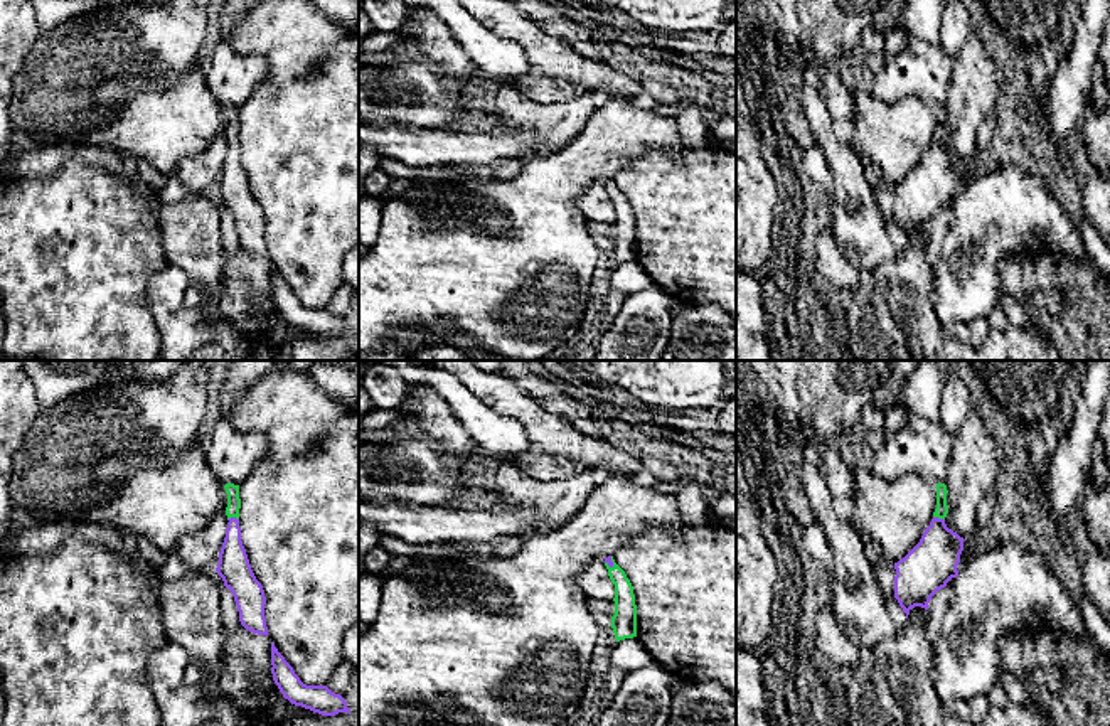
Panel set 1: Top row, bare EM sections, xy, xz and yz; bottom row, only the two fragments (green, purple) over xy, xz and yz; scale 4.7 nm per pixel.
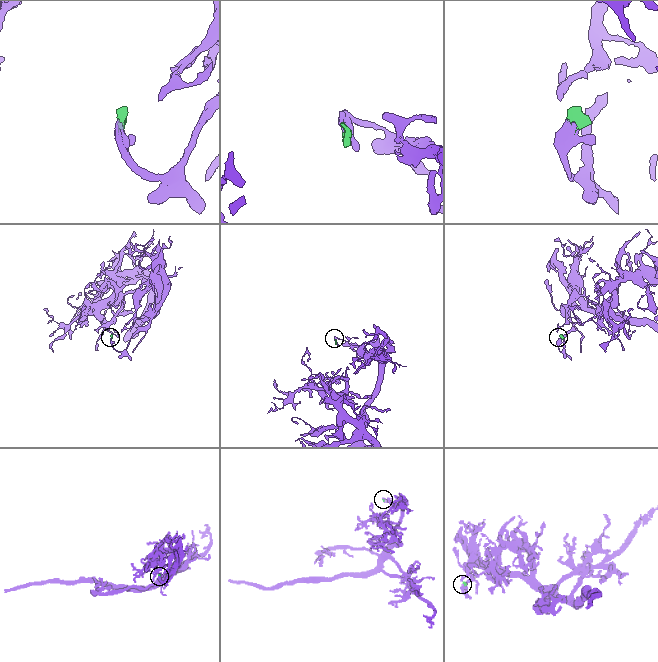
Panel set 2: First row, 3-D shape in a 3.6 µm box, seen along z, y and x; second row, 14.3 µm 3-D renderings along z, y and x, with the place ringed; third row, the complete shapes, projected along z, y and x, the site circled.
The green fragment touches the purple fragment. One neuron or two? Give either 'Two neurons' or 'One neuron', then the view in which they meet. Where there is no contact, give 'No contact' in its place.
One neuron. Touches green in xy

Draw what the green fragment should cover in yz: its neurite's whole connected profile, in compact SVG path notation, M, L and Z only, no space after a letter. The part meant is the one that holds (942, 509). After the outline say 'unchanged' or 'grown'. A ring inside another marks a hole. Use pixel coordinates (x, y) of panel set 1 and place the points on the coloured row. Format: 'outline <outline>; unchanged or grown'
outline M937 483L937 509L930 526L920 542L894 563L894 598L906 618L915 606L928 610L931 596L958 576L957 566L965 539L945 524L948 514L947 494L947 485Z; grown

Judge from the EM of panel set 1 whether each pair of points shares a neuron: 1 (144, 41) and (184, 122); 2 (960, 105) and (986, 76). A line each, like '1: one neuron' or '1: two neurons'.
1: one neuron
2: one neuron

